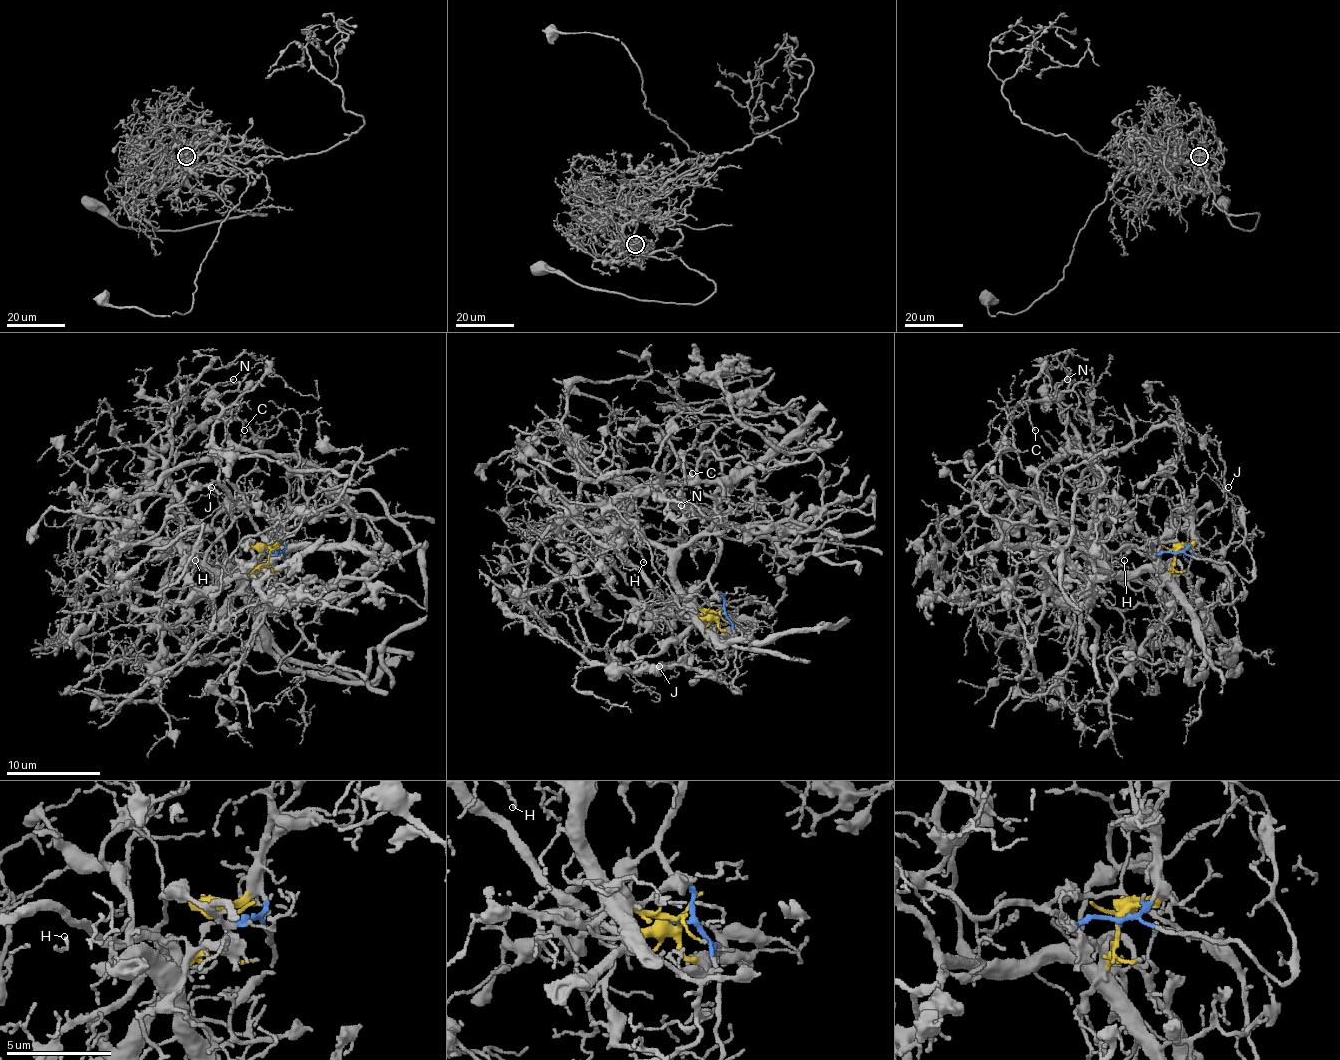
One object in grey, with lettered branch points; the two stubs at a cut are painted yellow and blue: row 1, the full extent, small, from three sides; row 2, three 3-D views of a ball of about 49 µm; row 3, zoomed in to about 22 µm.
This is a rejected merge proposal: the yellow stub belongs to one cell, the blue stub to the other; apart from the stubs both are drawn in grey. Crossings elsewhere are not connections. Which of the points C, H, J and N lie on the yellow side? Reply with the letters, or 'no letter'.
H, J

